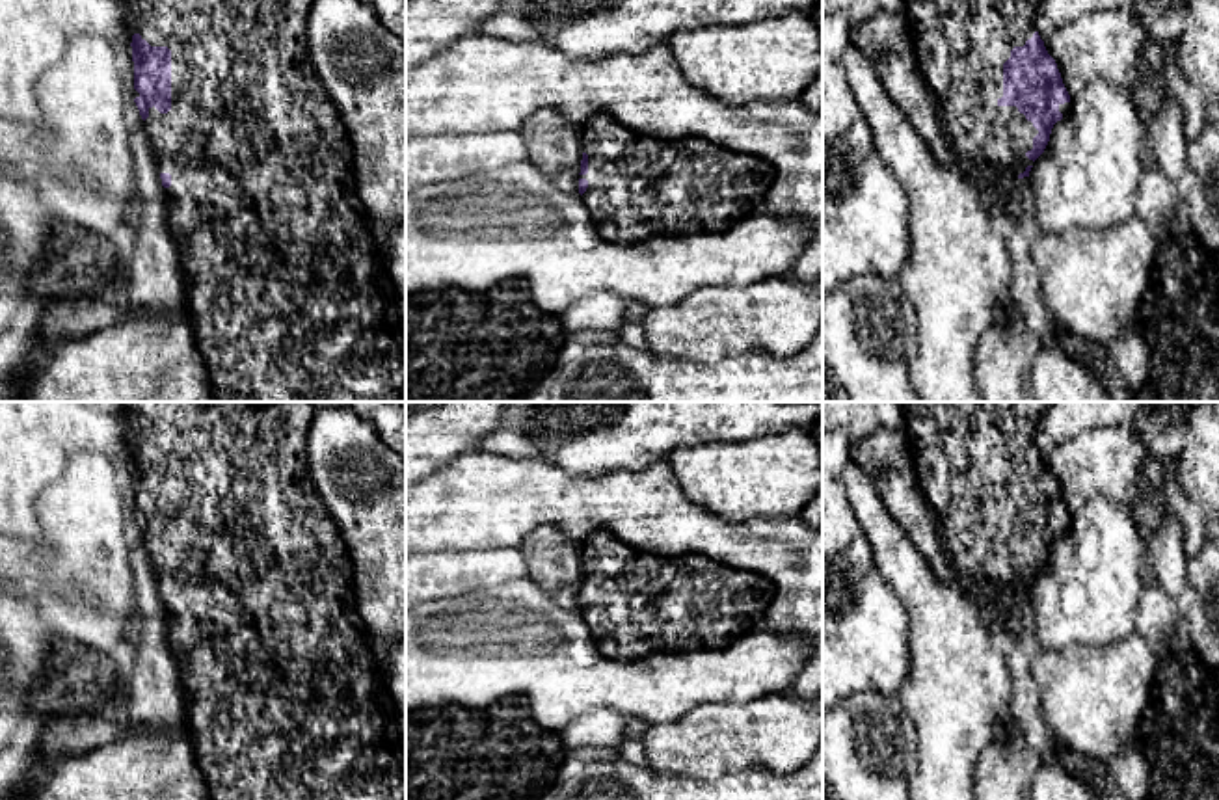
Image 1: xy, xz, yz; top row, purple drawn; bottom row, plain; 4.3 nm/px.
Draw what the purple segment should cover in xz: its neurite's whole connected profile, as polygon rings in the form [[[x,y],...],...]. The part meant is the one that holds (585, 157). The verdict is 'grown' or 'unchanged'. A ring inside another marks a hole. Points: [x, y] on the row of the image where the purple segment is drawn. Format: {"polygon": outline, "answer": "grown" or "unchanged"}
{"polygon": [[[609,113],[592,115],[579,134],[584,149],[579,193],[599,234],[612,244],[726,231],[757,212],[774,180],[774,167],[763,158],[730,151],[698,136],[638,134]]], "answer": "grown"}

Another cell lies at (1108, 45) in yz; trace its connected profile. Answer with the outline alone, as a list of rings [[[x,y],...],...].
[[[1119,9],[1085,13],[1068,24],[1055,26],[1044,47],[1072,97],[1081,95],[1094,80],[1105,80],[1126,91],[1163,84],[1163,78],[1139,67],[1150,39],[1132,9]]]

